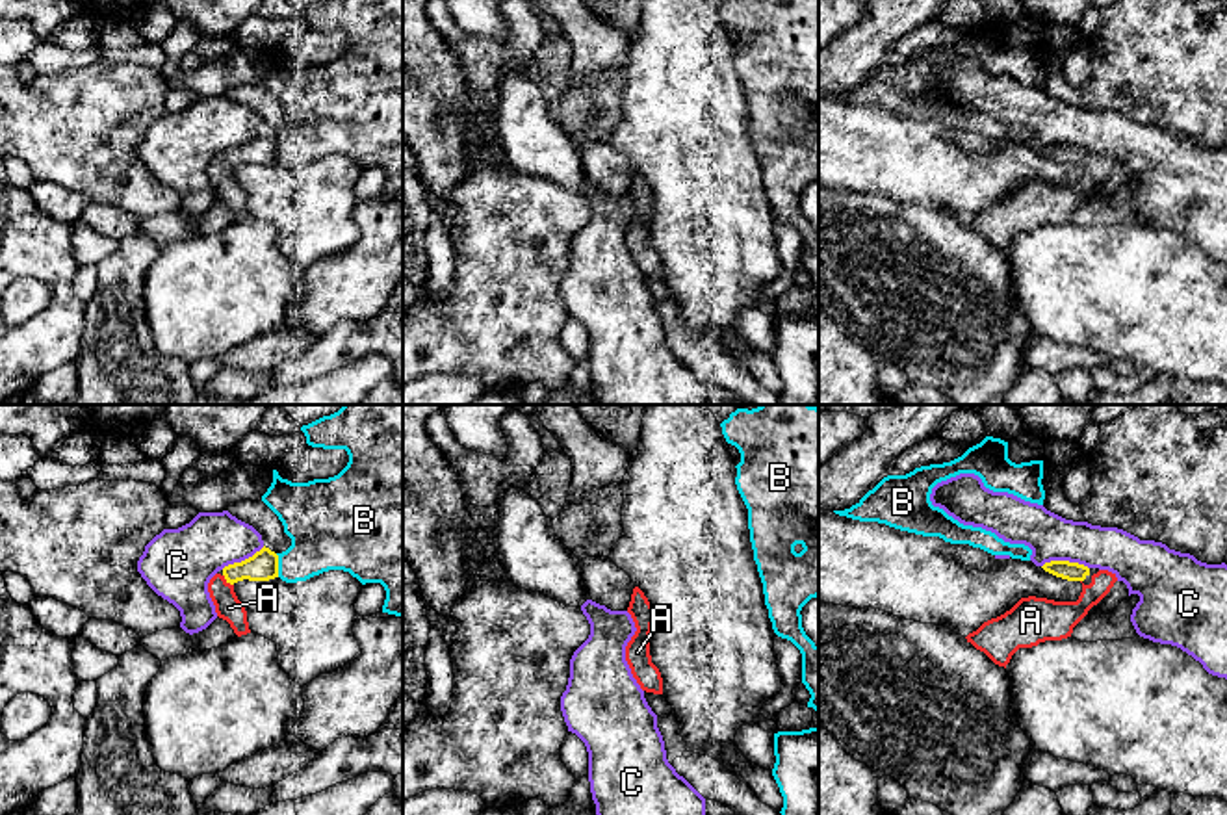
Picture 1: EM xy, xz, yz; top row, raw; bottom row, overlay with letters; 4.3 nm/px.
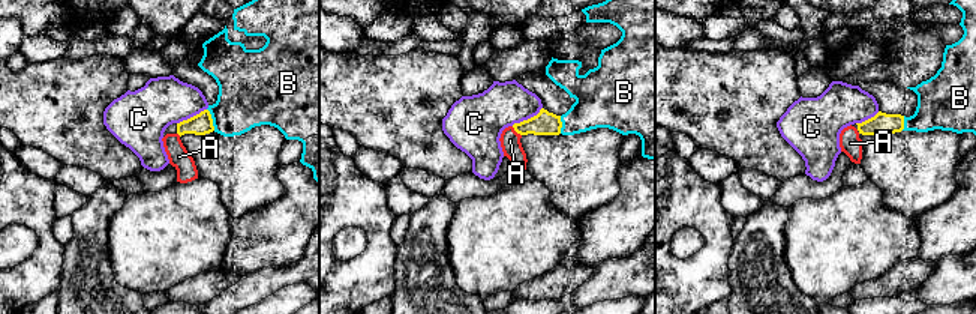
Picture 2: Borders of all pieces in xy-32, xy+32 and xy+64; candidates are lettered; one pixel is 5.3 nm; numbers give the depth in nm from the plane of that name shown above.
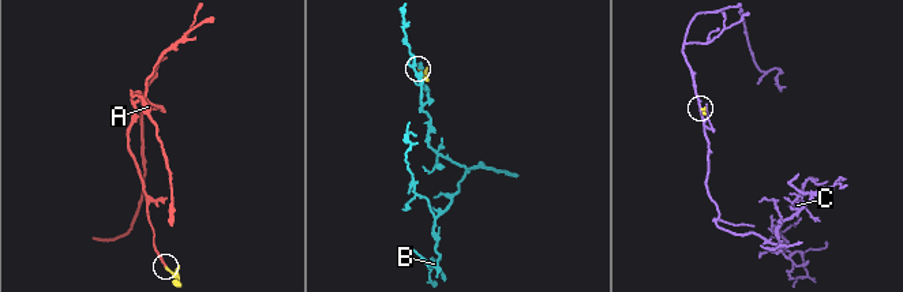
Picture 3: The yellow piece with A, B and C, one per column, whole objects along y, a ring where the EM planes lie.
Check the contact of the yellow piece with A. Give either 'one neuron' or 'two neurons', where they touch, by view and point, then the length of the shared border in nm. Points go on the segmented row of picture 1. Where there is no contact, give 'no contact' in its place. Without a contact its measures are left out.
one neuron; meets yellow in xy at (227, 580); contact 70 nm long

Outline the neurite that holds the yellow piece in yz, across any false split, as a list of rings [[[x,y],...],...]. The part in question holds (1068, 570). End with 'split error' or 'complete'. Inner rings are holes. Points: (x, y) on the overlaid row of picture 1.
[[[1051,561],[1051,563],[1045,563],[1041,568],[1067,581],[1084,581],[1090,576],[1088,566],[1078,563],[1069,563],[1069,561]]]; complete

